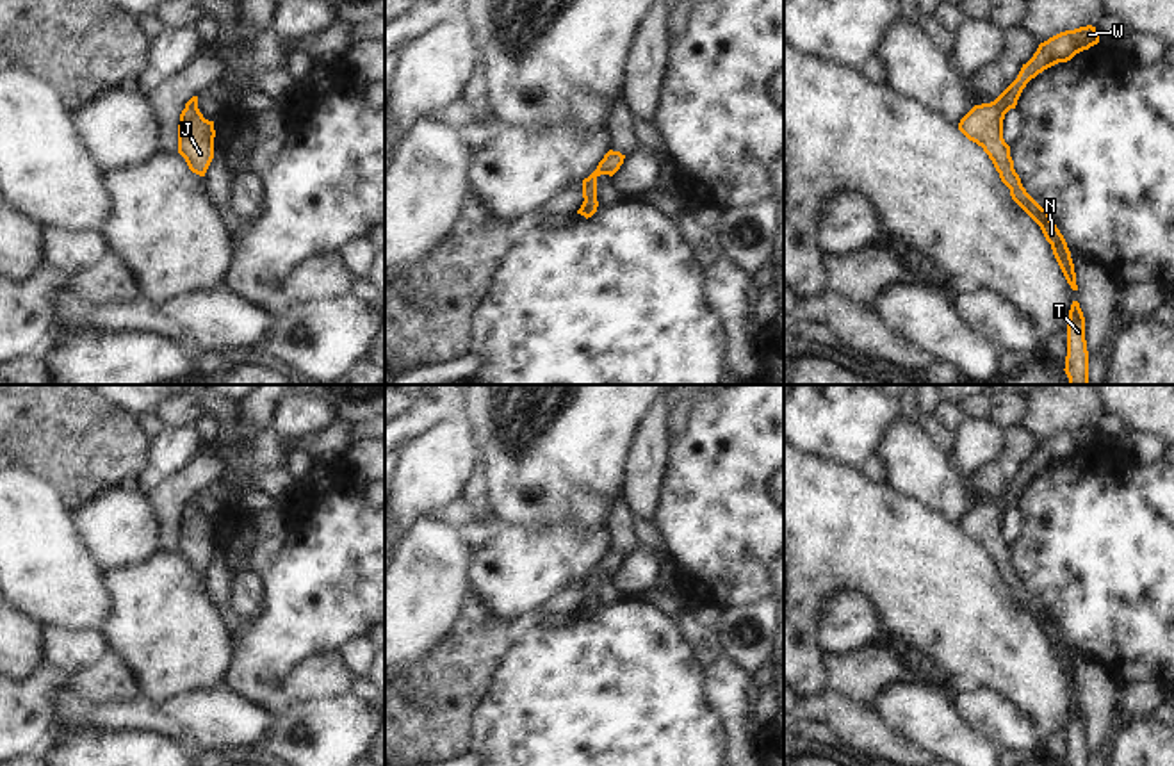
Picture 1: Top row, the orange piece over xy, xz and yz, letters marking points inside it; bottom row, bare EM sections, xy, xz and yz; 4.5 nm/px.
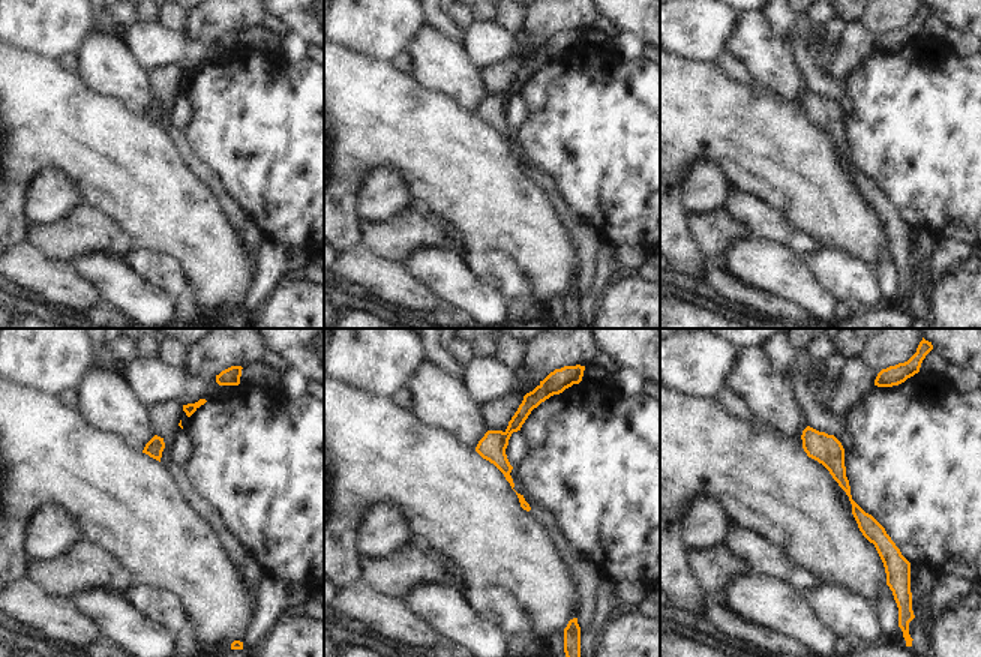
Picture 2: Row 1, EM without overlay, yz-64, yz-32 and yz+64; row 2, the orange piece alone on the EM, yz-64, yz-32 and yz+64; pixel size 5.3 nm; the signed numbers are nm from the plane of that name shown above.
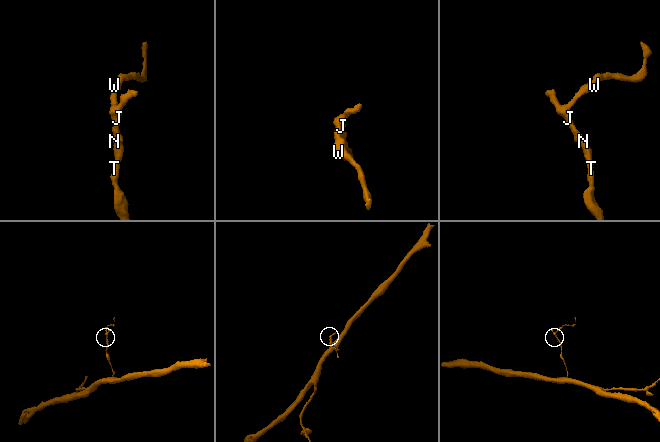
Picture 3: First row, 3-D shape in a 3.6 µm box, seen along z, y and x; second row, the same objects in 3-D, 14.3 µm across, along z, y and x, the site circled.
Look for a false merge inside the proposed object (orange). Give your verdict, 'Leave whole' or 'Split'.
Leave whole

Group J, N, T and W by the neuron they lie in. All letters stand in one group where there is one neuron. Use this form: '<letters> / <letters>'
J N T W

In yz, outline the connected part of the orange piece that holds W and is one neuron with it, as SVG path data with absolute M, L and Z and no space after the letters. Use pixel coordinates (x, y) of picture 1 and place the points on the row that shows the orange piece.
M1087 25L1060 32L1040 43L1033 57L1023 64L1017 78L991 103L974 105L958 123L958 130L973 143L983 148L992 160L1001 182L1010 189L1012 200L1040 226L1053 255L1072 290L1078 290L1074 264L1067 242L1051 216L1023 187L1014 169L1010 146L1003 139L1003 119L1026 84L1044 69L1071 61L1076 53L1099 43L1096 27Z

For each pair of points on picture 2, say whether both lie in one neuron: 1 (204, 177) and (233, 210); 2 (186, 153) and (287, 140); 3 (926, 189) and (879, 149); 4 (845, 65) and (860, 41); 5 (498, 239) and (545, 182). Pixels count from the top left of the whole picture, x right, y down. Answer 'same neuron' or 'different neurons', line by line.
1: same neuron
2: different neurons
3: same neuron
4: same neuron
5: different neurons

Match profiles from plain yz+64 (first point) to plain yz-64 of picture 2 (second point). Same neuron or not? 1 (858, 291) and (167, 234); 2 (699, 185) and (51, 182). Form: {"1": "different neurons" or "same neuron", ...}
{"1": "different neurons", "2": "same neuron"}

